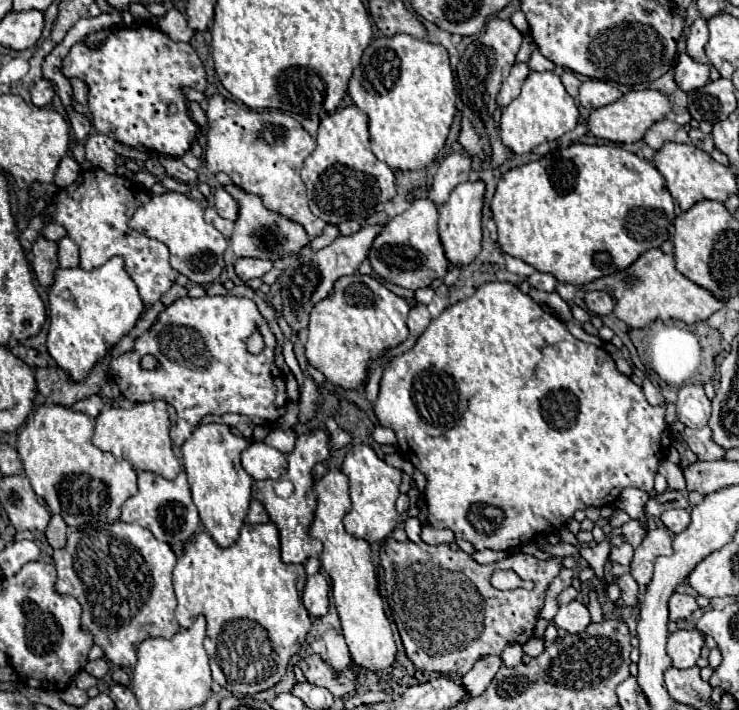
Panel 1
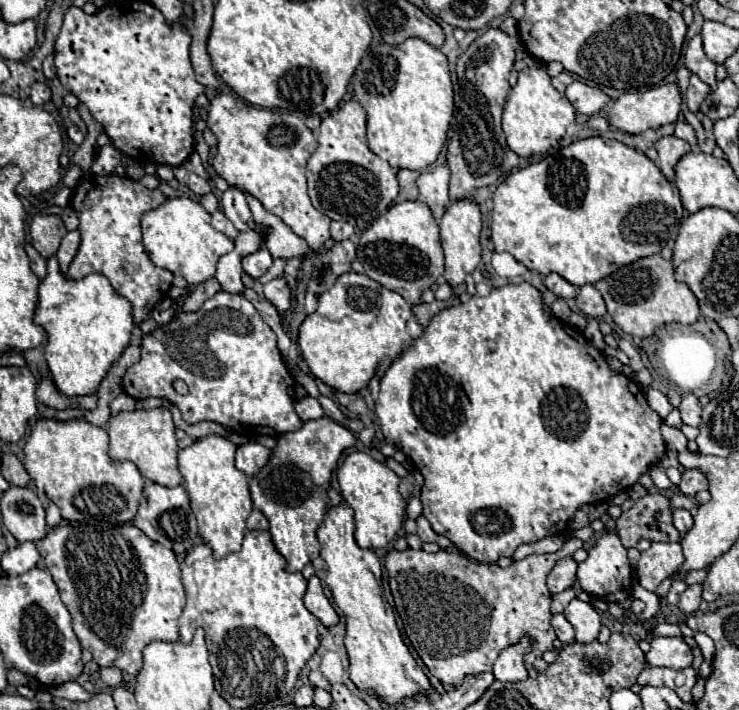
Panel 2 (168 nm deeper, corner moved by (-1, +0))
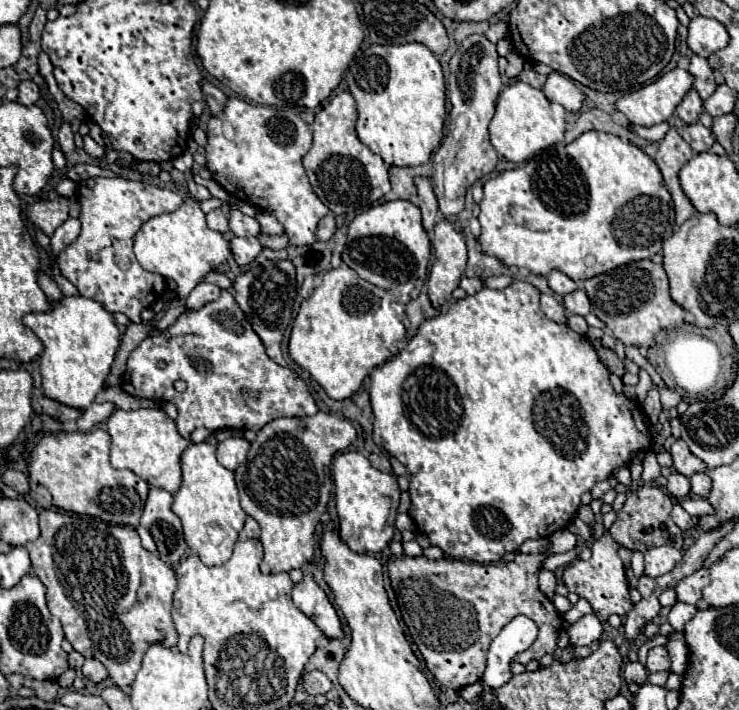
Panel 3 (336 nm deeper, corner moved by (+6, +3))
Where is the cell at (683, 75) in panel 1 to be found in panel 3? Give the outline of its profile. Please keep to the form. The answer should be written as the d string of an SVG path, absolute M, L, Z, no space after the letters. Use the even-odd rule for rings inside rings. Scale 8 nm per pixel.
M691 88L691 90L685 94L685 98L681 100L681 104L677 106L677 116L679 116L683 122L691 124L691 122L697 122L697 120L699 120L701 110L703 110L703 100L701 100L701 96L697 94L697 90Z

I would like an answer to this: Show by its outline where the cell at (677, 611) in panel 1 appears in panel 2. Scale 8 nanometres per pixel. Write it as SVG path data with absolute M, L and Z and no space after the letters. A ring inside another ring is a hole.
M690 585L690 587L680 595L678 607L680 607L680 611L684 611L686 615L690 615L690 613L698 611L700 603L702 603L702 585Z

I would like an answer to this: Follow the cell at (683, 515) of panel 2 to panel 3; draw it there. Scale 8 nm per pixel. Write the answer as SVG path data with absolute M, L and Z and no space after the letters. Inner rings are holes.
M679 504L673 506L673 510L671 510L671 518L673 518L673 522L675 522L681 530L689 530L689 528L693 528L693 520L691 520L691 516L689 516Z

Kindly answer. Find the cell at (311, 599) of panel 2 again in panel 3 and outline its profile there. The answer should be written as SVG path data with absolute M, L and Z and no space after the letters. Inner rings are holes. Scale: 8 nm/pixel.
M303 576L301 582L295 584L293 588L293 604L305 612L325 636L329 638L341 638L343 628L339 622L339 616L329 602L327 594L315 584L313 576Z

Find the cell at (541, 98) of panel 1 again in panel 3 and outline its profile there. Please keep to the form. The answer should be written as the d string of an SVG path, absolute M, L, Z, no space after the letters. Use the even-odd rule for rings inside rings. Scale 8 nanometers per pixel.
M517 80L515 84L509 84L497 98L497 110L489 124L491 144L509 162L529 160L533 154L563 140L565 116L567 110L561 104L549 102L543 90L533 88L523 80Z

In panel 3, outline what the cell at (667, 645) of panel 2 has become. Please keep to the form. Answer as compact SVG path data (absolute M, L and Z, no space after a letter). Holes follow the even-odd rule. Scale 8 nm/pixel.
M655 646L649 650L647 656L647 668L649 672L663 672L663 670L671 670L671 658L665 646Z

